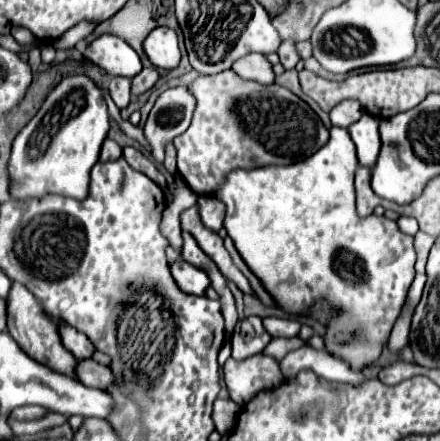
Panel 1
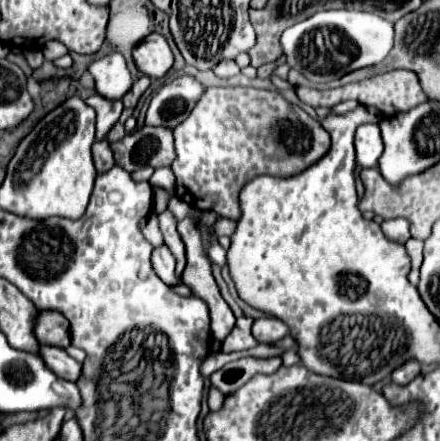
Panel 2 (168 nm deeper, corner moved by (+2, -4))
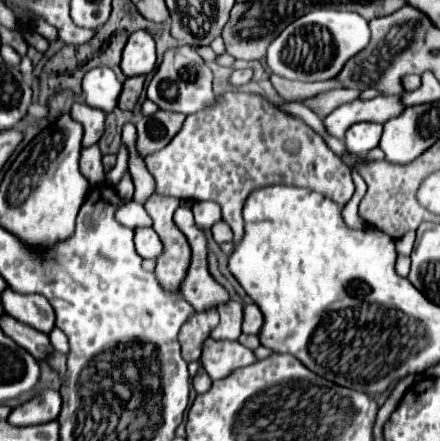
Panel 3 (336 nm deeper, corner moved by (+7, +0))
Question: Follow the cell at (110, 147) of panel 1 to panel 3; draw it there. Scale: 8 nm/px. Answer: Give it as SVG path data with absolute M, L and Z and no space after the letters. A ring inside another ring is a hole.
M91 145L87 149L81 151L81 159L79 159L79 167L81 173L85 175L85 179L89 179L89 183L101 185L105 181L105 173L103 173L103 163L101 163L101 151L97 145Z

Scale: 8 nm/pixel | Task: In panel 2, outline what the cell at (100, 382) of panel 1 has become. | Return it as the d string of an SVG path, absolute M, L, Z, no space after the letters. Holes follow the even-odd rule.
M42 345L40 347L40 357L42 361L62 379L66 381L78 381L82 375L82 363L78 363L76 359L72 359L64 349L60 347L48 347Z

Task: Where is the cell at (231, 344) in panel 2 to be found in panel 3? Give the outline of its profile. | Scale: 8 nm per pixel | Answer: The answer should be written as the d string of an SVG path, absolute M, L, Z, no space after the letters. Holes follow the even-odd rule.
M227 301L219 309L221 321L211 331L213 339L233 339L237 341L241 335L241 321L243 321L243 305L239 301Z

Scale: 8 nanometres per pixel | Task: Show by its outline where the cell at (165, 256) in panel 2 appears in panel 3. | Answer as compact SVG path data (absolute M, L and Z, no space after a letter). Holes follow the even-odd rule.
M137 227L133 231L135 231L135 239L133 239L135 249L143 259L155 259L163 251L161 241L151 227Z

